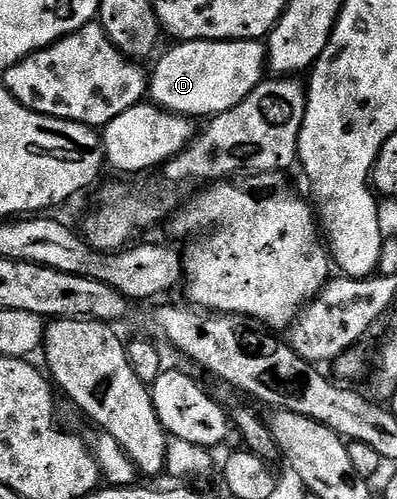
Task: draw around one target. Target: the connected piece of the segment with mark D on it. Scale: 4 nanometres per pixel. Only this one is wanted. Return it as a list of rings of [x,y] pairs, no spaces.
[[[253,39],[233,41],[181,41],[171,51],[161,52],[162,60],[148,75],[148,95],[154,106],[177,115],[213,117],[240,105],[262,82],[268,71],[266,48]]]

